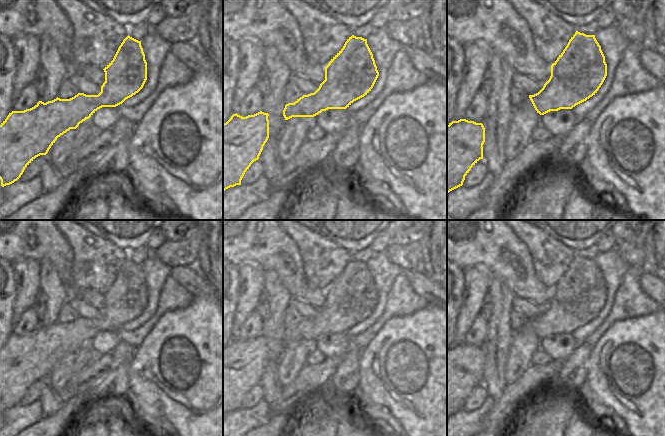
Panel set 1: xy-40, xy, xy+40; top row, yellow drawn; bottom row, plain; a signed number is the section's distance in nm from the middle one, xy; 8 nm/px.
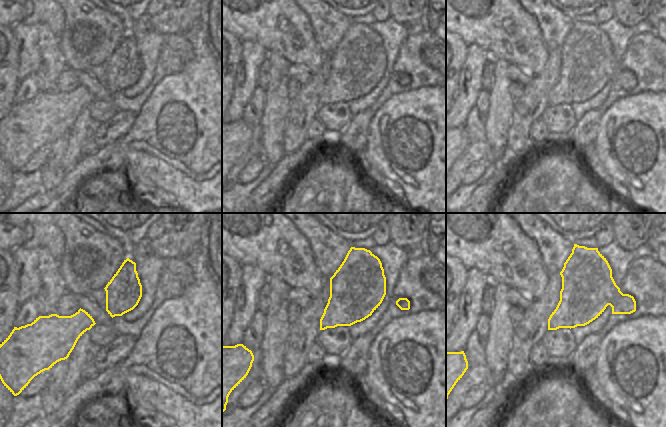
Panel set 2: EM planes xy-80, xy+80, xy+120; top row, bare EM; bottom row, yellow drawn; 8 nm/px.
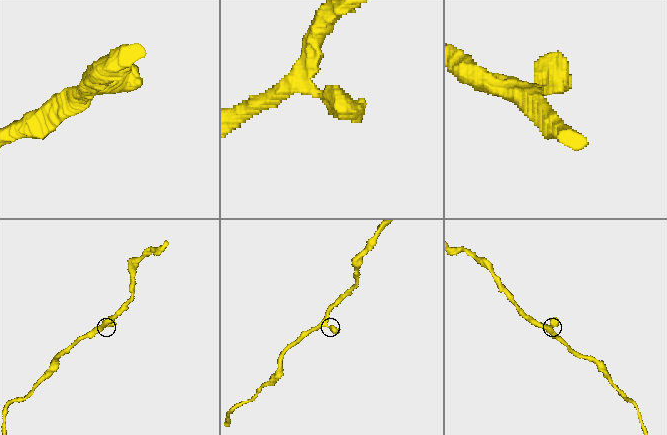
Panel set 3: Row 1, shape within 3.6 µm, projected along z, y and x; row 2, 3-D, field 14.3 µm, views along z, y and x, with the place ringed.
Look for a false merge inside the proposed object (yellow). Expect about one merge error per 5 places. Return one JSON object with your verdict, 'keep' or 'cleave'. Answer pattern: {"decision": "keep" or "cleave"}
{"decision": "keep"}

